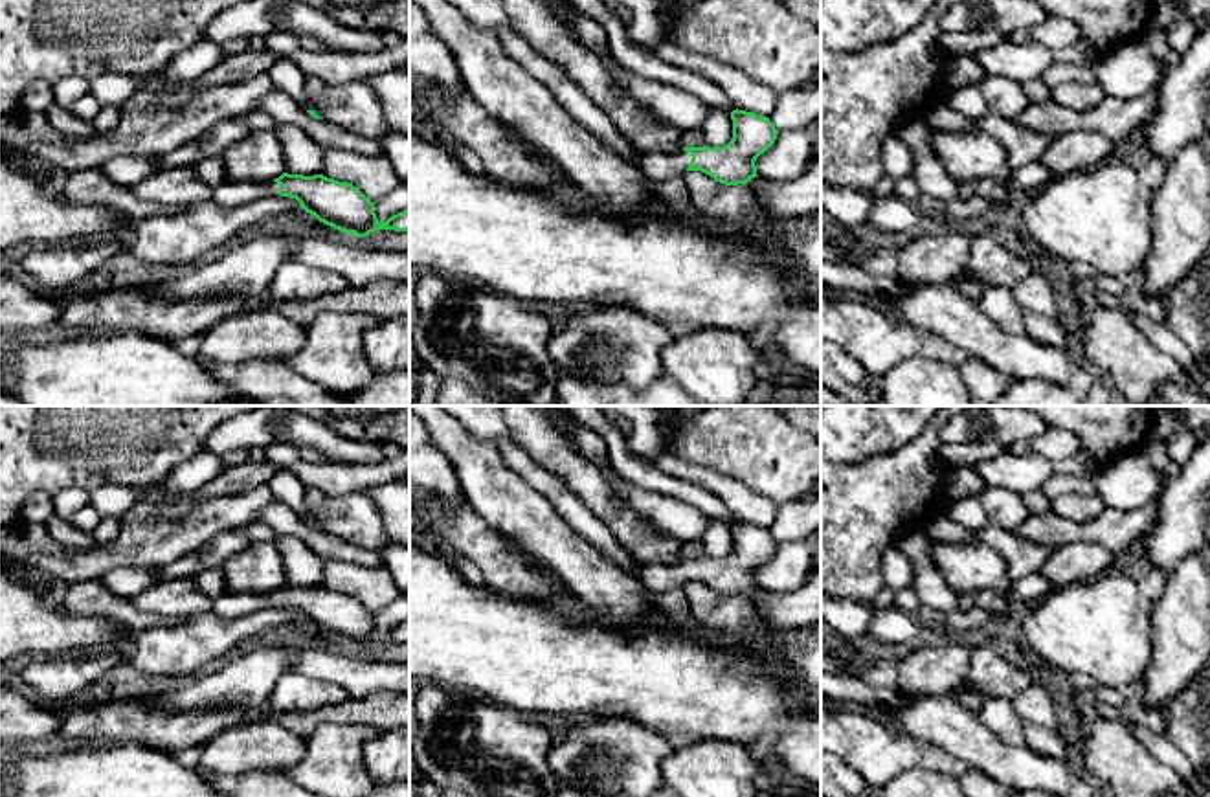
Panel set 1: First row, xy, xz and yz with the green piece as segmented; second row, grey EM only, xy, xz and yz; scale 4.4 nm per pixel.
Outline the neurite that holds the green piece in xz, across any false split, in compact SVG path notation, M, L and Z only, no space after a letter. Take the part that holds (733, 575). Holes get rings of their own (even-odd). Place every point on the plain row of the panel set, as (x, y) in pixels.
M733 522L733 551L723 558L685 558L667 564L639 560L632 553L635 577L648 591L670 591L685 582L701 582L725 597L747 595L756 586L756 569L777 551L779 542L766 527Z

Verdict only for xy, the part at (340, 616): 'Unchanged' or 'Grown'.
Grown

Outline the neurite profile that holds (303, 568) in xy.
M279 534L275 545L281 553L288 586L314 588L323 578L323 560L299 538Z

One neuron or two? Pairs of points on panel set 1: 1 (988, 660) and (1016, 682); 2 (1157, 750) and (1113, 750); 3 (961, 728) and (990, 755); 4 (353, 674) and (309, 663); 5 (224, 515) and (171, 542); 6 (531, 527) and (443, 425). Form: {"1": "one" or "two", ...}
{"1": "one", "2": "two", "3": "one", "4": "one", "5": "one", "6": "one"}

